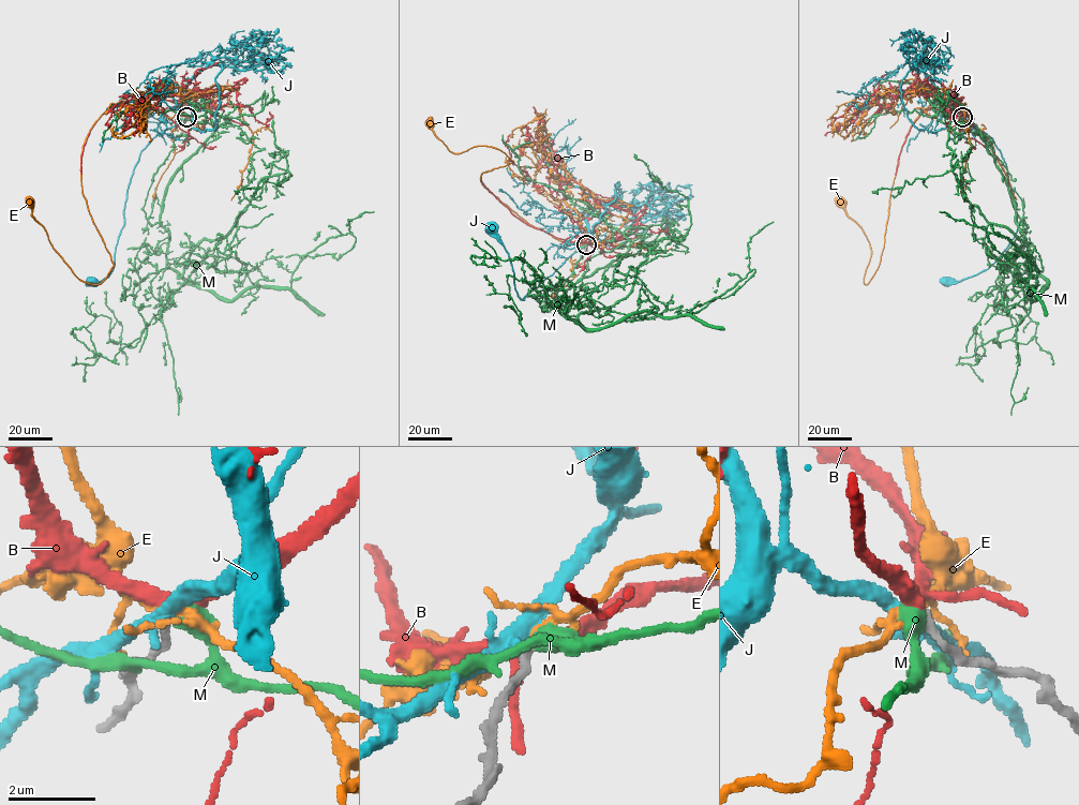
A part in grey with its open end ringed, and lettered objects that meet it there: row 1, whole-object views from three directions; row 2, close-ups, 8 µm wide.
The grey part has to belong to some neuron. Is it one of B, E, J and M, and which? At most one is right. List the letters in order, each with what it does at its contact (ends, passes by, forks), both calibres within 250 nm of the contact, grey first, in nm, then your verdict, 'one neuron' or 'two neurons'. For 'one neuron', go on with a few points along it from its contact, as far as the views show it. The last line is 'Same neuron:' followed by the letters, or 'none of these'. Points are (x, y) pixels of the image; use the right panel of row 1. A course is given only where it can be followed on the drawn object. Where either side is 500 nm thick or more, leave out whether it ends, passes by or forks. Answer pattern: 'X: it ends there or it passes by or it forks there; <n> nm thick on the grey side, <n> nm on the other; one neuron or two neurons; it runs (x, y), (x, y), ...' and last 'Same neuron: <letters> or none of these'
B: it forks there; 260 nm thick on the grey side, 280 nm on the other; two neurons
E: it forks there; 260 nm thick on the grey side, 170 nm on the other; two neurons
J: it passes by; 280 nm thick on the grey side, 340 nm on the other; two neurons
M: it ends there; 280 nm thick on the grey side, 480 nm on the other; two neurons
Same neuron: none of these

